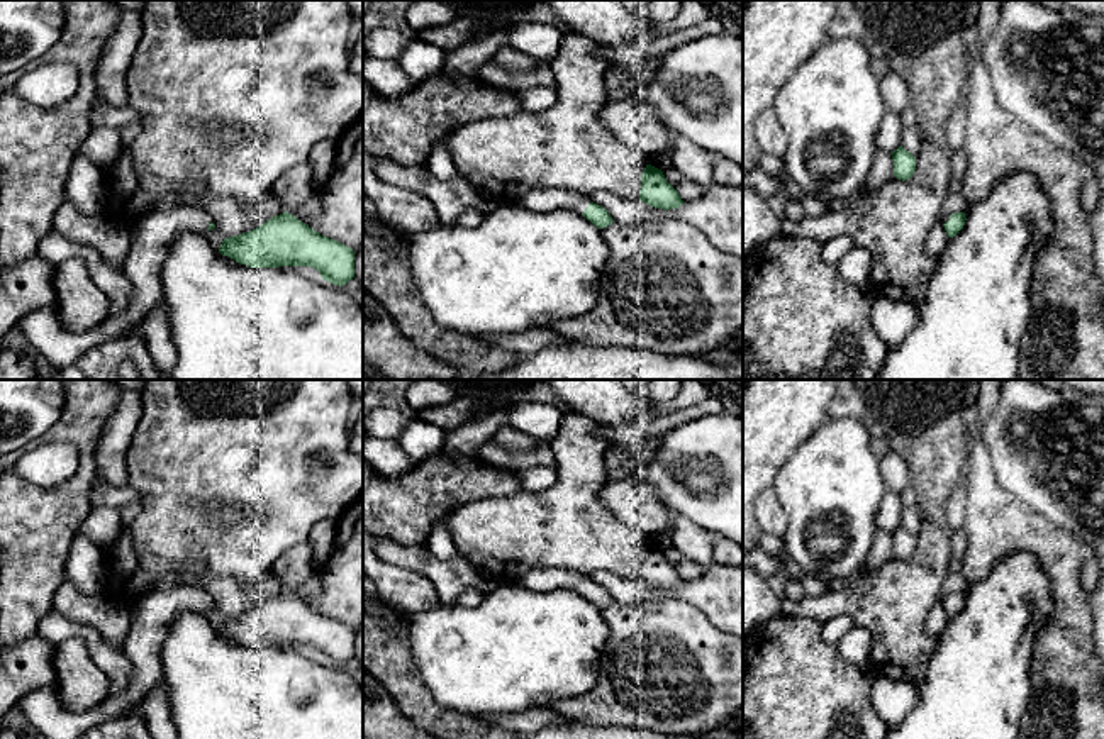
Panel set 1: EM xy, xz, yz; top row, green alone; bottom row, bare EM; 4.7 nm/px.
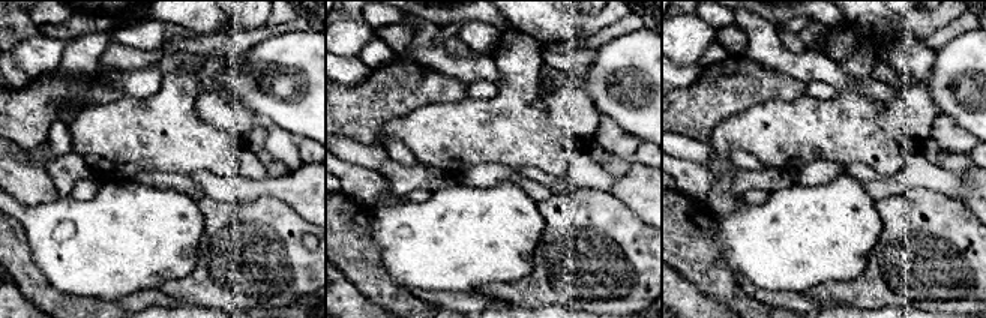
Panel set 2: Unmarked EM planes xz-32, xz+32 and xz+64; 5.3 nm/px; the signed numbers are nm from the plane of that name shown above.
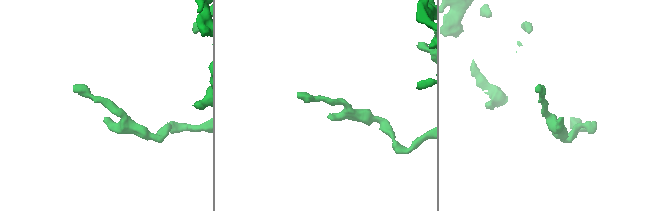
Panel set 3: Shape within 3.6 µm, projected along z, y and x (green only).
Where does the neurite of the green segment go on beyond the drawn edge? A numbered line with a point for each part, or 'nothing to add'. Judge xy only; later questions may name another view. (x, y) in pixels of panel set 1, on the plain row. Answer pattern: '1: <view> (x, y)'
1: xy (153, 614)

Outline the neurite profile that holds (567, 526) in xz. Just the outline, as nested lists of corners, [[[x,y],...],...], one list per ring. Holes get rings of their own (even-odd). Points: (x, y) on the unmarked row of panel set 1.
[[[577,412],[563,415],[558,434],[549,441],[556,458],[556,483],[544,492],[519,490],[512,495],[466,502],[439,519],[460,554],[488,571],[502,585],[519,583],[532,568],[556,566],[582,575],[609,571],[636,580],[646,539],[616,519],[600,502],[607,485],[604,456],[609,442],[599,437],[599,424]]]

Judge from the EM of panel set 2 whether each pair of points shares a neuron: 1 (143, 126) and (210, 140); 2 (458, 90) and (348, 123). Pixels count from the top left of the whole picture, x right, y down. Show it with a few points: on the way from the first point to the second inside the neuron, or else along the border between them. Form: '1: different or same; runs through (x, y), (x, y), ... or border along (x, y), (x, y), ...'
1: same; runs through (159, 134), (176, 140), (194, 140)
2: same; runs through (431, 90), (390, 90), (375, 101)

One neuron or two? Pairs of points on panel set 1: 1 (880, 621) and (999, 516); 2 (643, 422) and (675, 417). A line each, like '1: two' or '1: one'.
1: two
2: one

